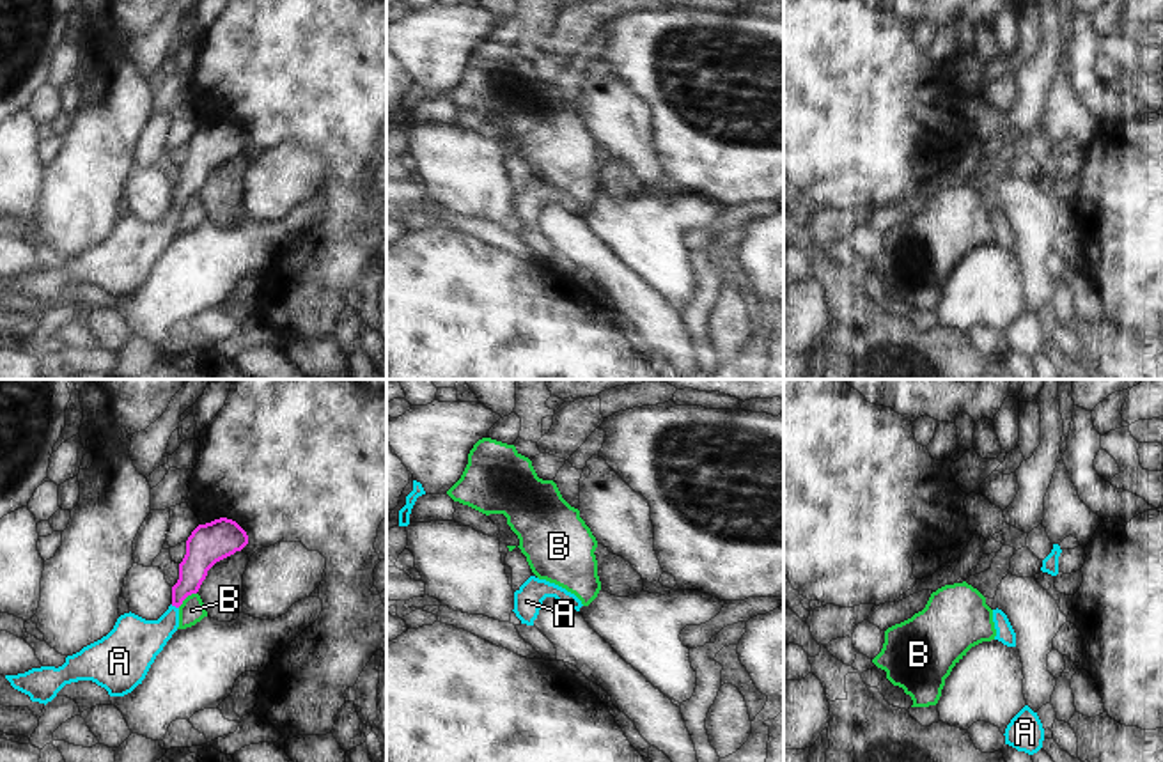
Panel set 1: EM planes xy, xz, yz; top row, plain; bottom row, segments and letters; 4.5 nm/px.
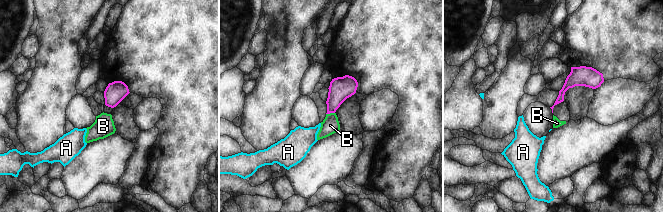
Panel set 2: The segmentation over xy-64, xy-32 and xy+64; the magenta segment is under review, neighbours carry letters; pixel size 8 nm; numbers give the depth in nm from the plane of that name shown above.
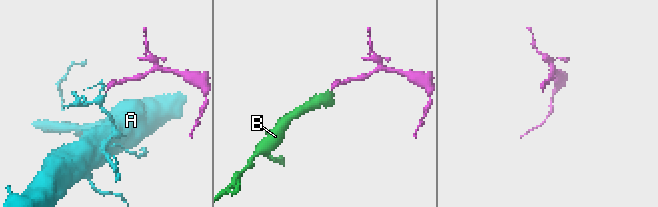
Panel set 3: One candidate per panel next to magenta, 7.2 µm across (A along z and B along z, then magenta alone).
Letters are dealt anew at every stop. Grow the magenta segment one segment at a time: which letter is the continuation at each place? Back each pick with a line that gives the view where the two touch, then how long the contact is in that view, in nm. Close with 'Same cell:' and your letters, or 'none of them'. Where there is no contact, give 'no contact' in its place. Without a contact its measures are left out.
A: meets magenta in xy; contact 40 nm long
Same cell: A

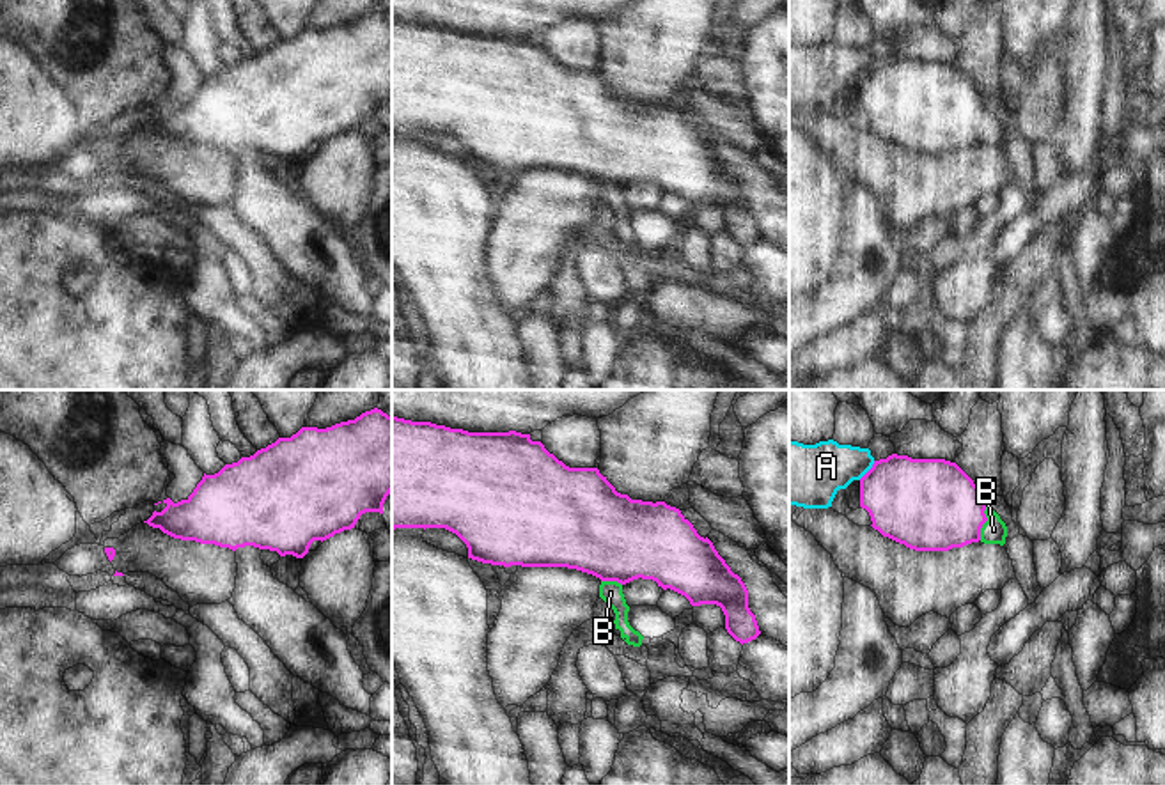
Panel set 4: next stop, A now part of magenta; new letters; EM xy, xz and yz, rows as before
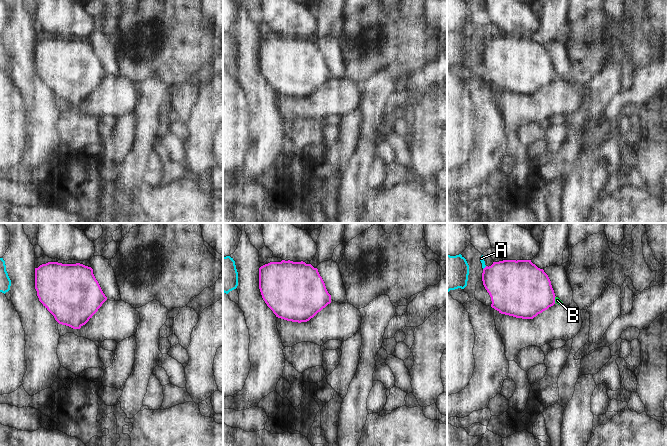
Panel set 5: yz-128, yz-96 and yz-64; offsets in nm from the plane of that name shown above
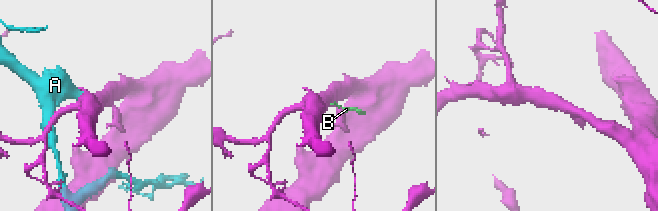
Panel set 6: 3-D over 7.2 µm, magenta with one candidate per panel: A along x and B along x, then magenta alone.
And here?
B: meets magenta in yz; contact 160 nm long
Same cell: B

